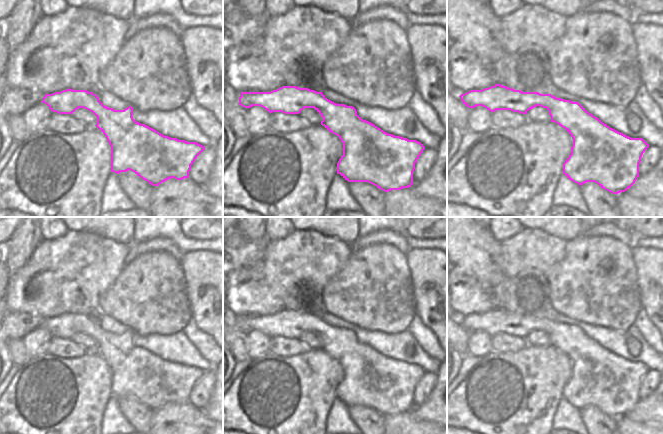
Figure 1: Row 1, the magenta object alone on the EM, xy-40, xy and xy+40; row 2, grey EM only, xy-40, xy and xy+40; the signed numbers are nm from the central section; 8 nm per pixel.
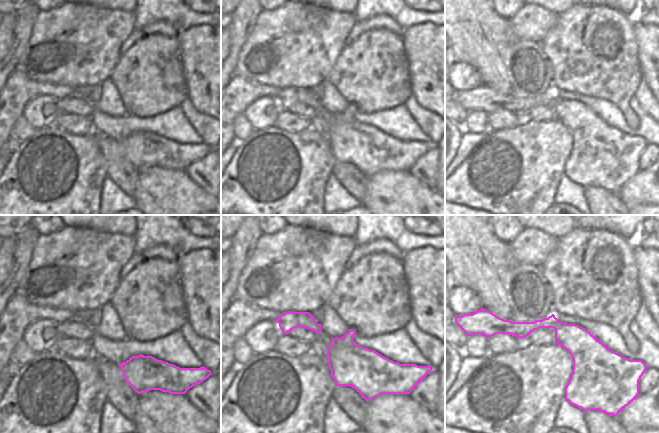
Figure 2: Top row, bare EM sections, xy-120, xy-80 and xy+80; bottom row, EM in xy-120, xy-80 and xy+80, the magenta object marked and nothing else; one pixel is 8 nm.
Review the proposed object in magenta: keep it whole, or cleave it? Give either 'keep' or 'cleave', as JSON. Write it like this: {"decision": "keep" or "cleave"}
{"decision": "keep"}

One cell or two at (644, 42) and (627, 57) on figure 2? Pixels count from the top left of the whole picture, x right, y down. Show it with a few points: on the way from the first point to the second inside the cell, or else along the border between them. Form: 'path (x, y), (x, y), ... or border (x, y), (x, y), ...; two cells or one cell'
border (632, 26), (641, 72); two cells

